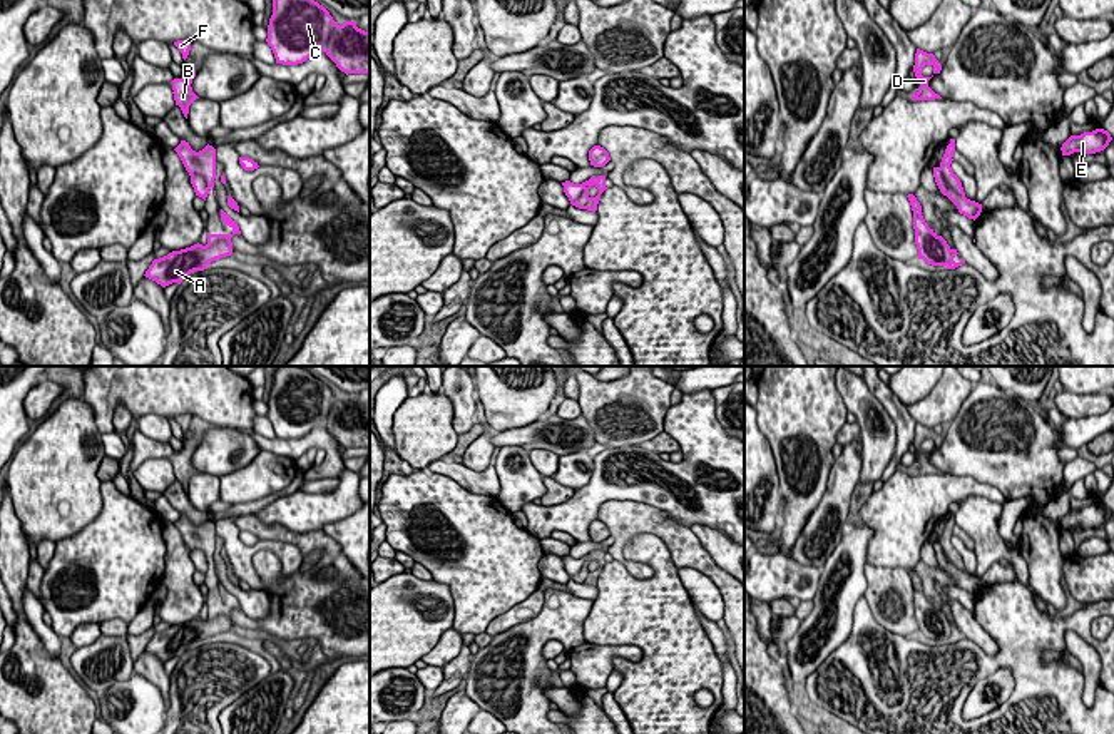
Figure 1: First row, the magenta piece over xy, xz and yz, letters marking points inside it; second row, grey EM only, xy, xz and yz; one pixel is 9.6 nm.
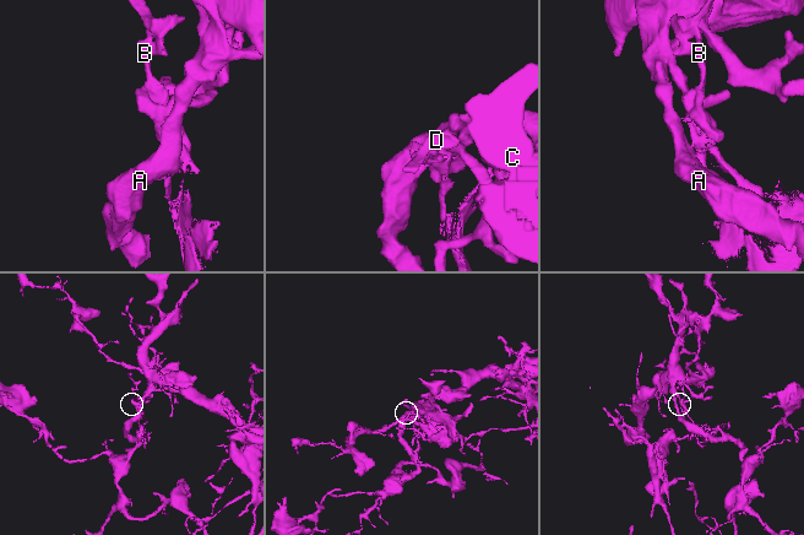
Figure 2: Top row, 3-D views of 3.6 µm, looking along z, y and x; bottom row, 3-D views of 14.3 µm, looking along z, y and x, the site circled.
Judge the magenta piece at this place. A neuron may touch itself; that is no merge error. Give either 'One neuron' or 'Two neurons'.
Two neurons

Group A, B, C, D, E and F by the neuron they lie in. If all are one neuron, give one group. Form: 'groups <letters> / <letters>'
groups A B D F / C E

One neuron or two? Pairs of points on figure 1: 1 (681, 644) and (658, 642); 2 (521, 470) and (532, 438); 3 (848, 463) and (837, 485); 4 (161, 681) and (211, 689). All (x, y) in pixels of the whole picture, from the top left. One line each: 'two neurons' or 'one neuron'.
1: one neuron
2: two neurons
3: one neuron
4: two neurons

